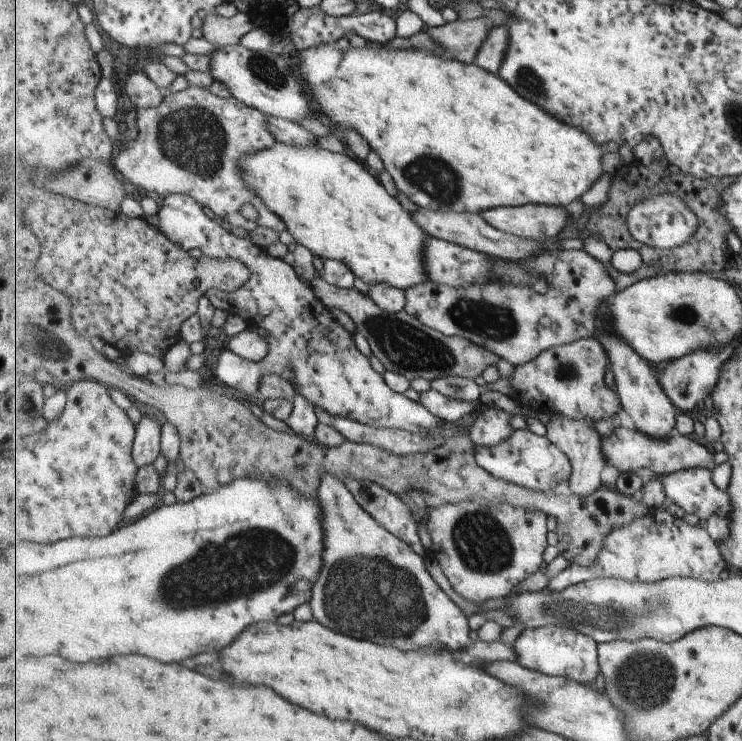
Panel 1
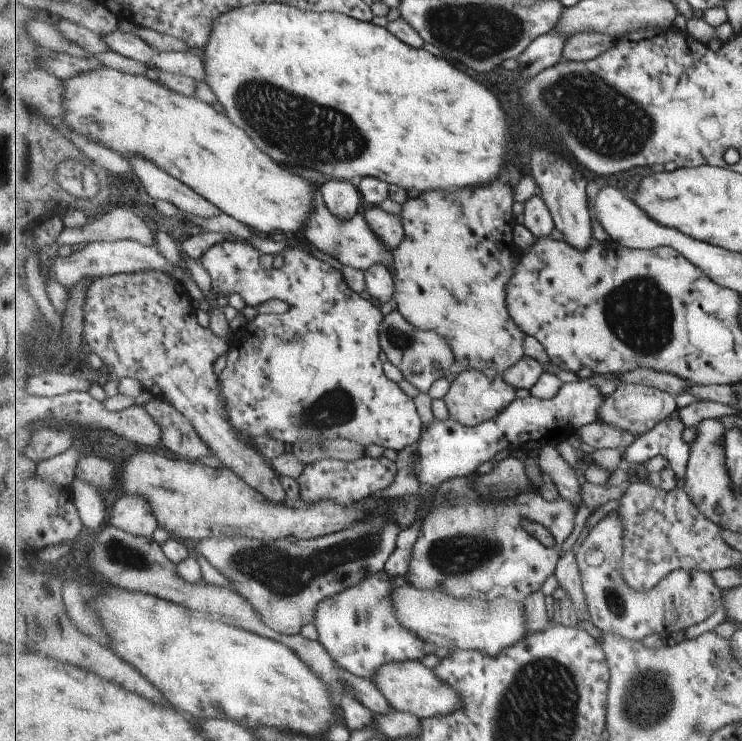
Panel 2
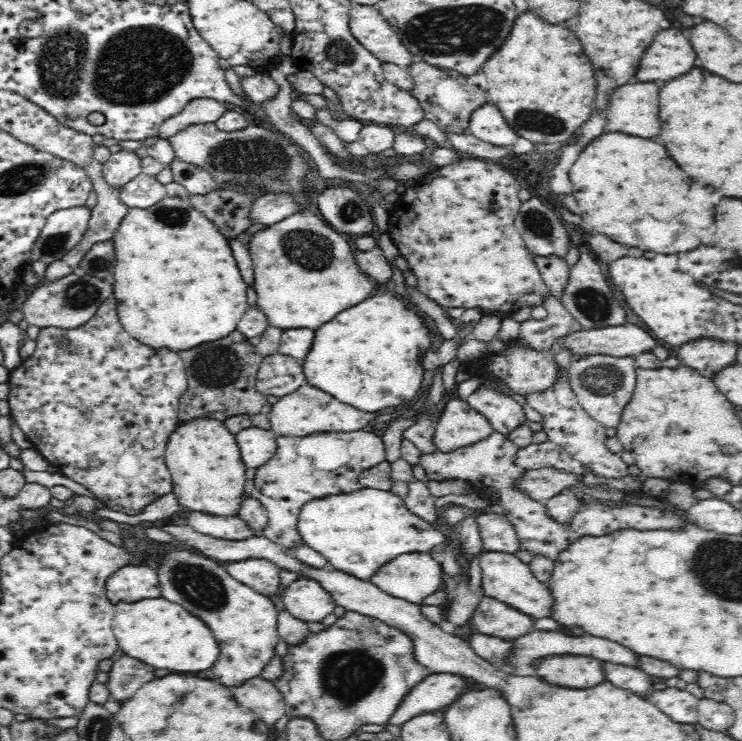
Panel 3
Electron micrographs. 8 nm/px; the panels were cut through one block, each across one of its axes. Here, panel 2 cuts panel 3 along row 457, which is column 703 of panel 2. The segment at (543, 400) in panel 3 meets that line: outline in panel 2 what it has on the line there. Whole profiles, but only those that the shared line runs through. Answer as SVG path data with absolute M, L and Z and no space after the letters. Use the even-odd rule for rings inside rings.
M613 510L588 530L575 554L591 623L599 634L617 634L630 641L642 641L649 635L657 634L665 640L672 635L682 636L687 628L707 620L717 608L721 608L719 604L723 596L715 580L687 570L673 572L649 594L634 592L623 582L621 575L623 538L625 522Z

